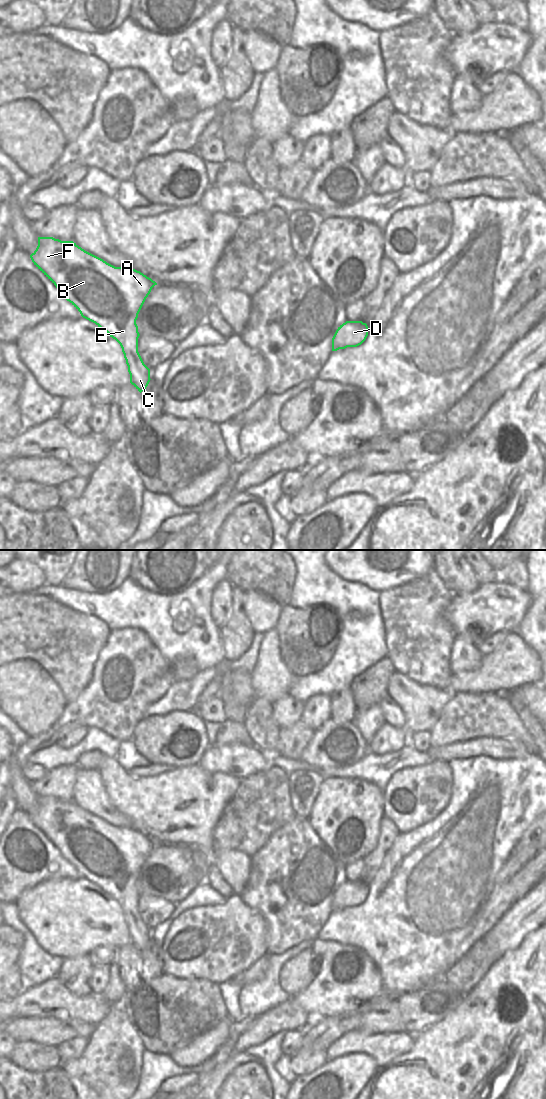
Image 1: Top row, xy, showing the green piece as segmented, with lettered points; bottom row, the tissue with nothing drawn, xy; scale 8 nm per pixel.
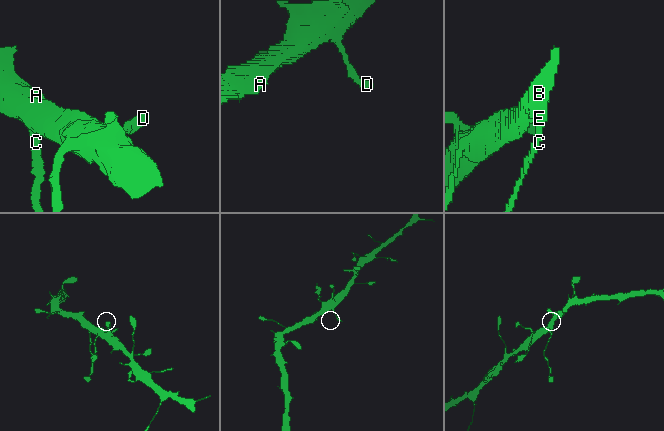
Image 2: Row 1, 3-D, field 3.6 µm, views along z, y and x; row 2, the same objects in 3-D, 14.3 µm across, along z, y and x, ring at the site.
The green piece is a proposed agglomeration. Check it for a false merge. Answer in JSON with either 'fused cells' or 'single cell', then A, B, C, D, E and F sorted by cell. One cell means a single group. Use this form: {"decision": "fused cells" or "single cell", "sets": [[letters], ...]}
{"decision": "single cell", "sets": [["A", "B", "C", "D", "E", "F"]]}

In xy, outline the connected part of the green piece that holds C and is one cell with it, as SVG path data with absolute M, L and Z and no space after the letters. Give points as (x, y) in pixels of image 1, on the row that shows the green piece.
M38 237L38 246L30 258L83 318L95 323L120 344L128 366L130 383L140 393L146 389L151 380L150 369L138 352L140 334L136 320L146 298L157 283L135 269L109 264L73 241L61 241L53 237Z

